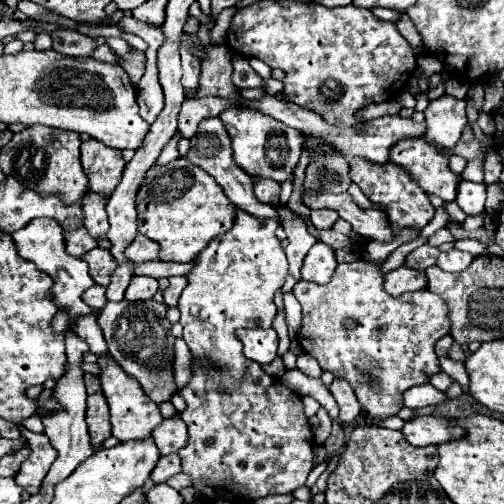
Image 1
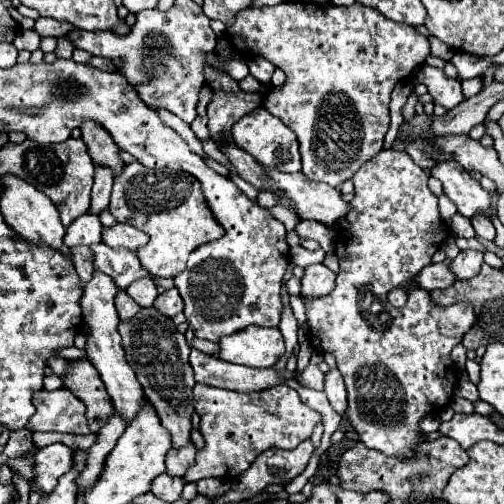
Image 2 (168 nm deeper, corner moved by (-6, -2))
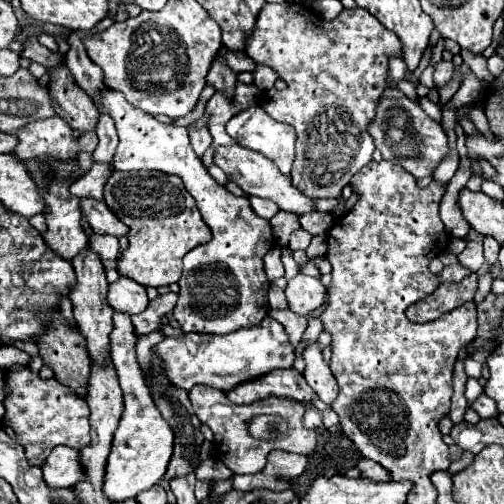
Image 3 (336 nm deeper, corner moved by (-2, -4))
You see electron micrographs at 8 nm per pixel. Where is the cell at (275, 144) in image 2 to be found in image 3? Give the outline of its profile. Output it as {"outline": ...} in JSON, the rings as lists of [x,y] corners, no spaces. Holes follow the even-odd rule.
{"outline":[[[250,107],[246,111],[240,111],[238,115],[234,115],[228,123],[226,123],[226,133],[242,147],[258,151],[262,155],[266,155],[268,159],[272,159],[278,169],[288,175],[292,169],[292,161],[294,161],[294,141],[296,141],[296,133],[290,125],[286,123],[278,123],[274,121],[270,115],[264,113],[262,107]]]}

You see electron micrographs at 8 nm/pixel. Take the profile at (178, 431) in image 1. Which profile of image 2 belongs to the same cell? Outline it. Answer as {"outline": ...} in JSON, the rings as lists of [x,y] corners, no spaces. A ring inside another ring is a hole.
{"outline":[[[190,443],[182,449],[170,449],[166,457],[166,473],[172,477],[184,477],[186,469],[194,465],[196,459],[196,447]]]}

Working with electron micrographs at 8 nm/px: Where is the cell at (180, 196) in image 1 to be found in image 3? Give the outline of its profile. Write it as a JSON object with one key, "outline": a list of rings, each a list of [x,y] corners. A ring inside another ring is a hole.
{"outline":[[[114,171],[104,185],[104,201],[128,227],[130,247],[118,261],[118,271],[144,287],[172,285],[182,275],[182,257],[198,243],[208,243],[212,233],[202,221],[194,197],[176,175],[158,171]]]}

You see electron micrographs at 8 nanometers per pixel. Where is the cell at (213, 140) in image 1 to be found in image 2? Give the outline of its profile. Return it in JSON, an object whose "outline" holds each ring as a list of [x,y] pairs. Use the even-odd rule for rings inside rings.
{"outline":[[[214,91],[212,101],[208,103],[208,119],[210,119],[210,133],[212,139],[220,139],[220,133],[230,133],[232,125],[244,117],[246,113],[258,109],[262,105],[262,95],[258,93],[226,93]]]}

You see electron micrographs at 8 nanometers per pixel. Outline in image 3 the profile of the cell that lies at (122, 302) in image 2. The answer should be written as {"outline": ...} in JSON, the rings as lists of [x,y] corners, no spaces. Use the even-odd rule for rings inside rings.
{"outline":[[[114,313],[114,331],[112,331],[112,363],[124,391],[124,413],[120,425],[114,433],[112,451],[106,463],[106,477],[104,477],[104,495],[110,503],[126,501],[136,497],[140,491],[150,489],[158,481],[164,479],[166,467],[172,455],[174,435],[170,425],[162,419],[160,411],[156,409],[152,395],[144,383],[144,375],[136,363],[136,333],[128,313]]]}

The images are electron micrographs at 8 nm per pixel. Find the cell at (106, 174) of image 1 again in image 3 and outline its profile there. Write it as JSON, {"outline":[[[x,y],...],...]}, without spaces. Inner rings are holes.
{"outline":[[[62,65],[52,69],[50,91],[58,117],[62,117],[74,131],[90,133],[98,125],[98,109],[94,101],[76,85],[72,73]]]}

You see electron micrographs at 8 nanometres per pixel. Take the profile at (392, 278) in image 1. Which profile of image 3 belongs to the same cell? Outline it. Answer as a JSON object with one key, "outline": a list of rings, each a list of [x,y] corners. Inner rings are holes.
{"outline":[[[450,265],[450,267],[444,267],[442,273],[438,273],[438,281],[440,283],[458,283],[462,281],[466,275],[470,273],[470,269],[462,267],[462,265]]]}

